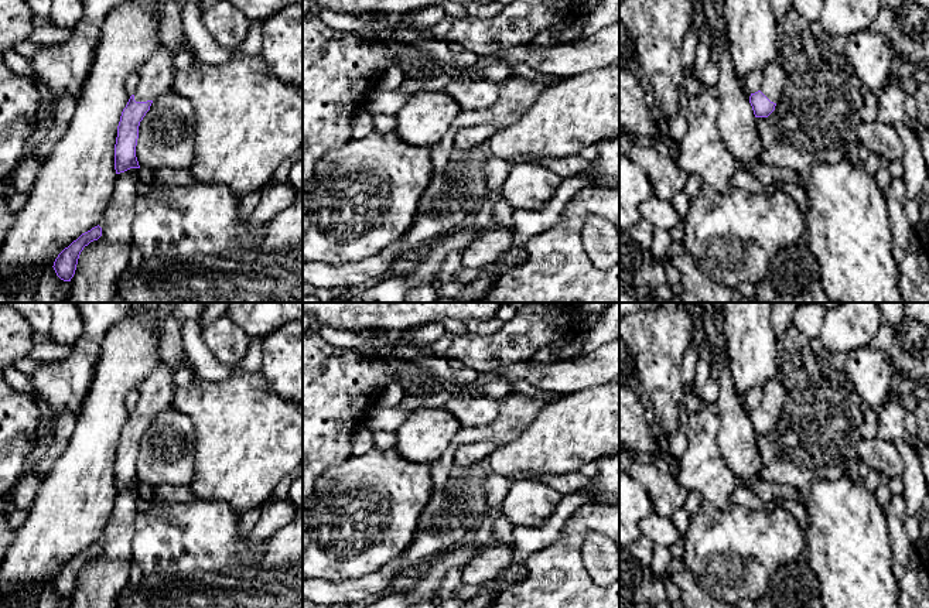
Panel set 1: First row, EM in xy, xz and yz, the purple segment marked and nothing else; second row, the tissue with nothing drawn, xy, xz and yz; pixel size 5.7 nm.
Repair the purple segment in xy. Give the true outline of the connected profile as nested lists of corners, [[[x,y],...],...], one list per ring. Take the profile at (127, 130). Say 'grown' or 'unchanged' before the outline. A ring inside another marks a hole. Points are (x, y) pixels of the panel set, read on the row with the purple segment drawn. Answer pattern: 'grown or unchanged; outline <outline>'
grown; outline [[[160,45],[139,69],[139,86],[123,109],[117,126],[115,144],[116,174],[130,168],[140,168],[136,157],[139,126],[156,98],[174,92],[174,58],[177,54],[175,48]]]

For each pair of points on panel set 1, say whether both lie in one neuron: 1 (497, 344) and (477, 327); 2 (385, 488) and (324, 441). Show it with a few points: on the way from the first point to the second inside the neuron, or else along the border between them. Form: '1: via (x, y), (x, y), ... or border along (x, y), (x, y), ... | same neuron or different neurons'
1: border along (504, 323), (495, 332), (487, 335), (467, 332) | different neurons
2: border along (352, 456), (337, 465), (325, 468), (318, 477) | different neurons

